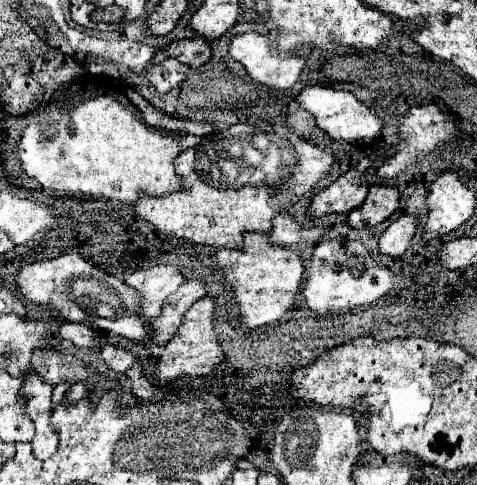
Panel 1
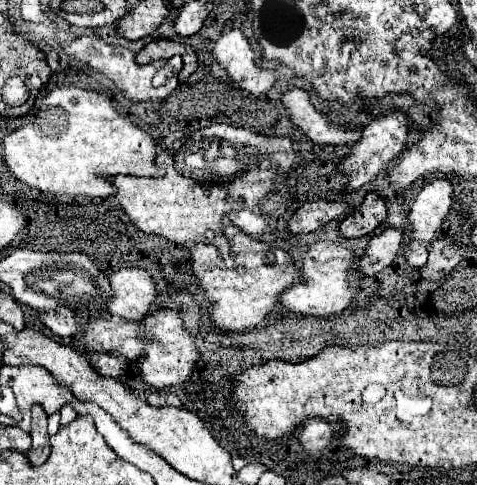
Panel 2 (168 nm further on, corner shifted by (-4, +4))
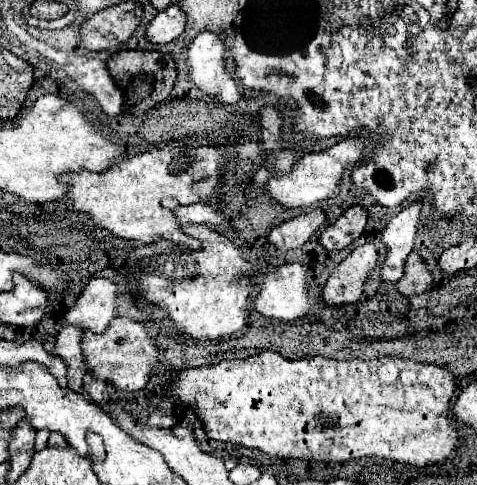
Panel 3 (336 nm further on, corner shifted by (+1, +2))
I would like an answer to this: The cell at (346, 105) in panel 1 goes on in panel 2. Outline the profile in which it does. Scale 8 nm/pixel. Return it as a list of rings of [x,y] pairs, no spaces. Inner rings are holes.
[[[291,89],[285,91],[283,107],[287,109],[287,115],[291,123],[301,129],[301,133],[315,145],[349,145],[355,143],[361,135],[361,129],[347,129],[345,125],[333,125],[327,115],[319,113],[307,91],[303,89]]]

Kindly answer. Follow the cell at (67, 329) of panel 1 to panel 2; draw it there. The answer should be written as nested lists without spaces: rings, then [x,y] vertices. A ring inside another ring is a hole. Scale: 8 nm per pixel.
[[[57,307],[55,311],[39,311],[39,319],[51,333],[59,337],[73,337],[79,329],[77,317],[69,317],[67,307]]]

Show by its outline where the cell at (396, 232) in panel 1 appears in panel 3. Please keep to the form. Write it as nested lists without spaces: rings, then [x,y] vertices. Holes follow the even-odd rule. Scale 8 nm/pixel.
[[[372,243],[356,247],[330,275],[322,297],[328,305],[354,303],[360,299],[364,283],[378,263],[378,249]]]

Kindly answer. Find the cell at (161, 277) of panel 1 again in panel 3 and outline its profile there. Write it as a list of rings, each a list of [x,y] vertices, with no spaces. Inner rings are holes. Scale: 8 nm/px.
[[[94,277],[78,297],[76,305],[66,311],[64,323],[74,323],[94,333],[104,333],[108,323],[116,317],[116,307],[118,283],[106,277]]]

